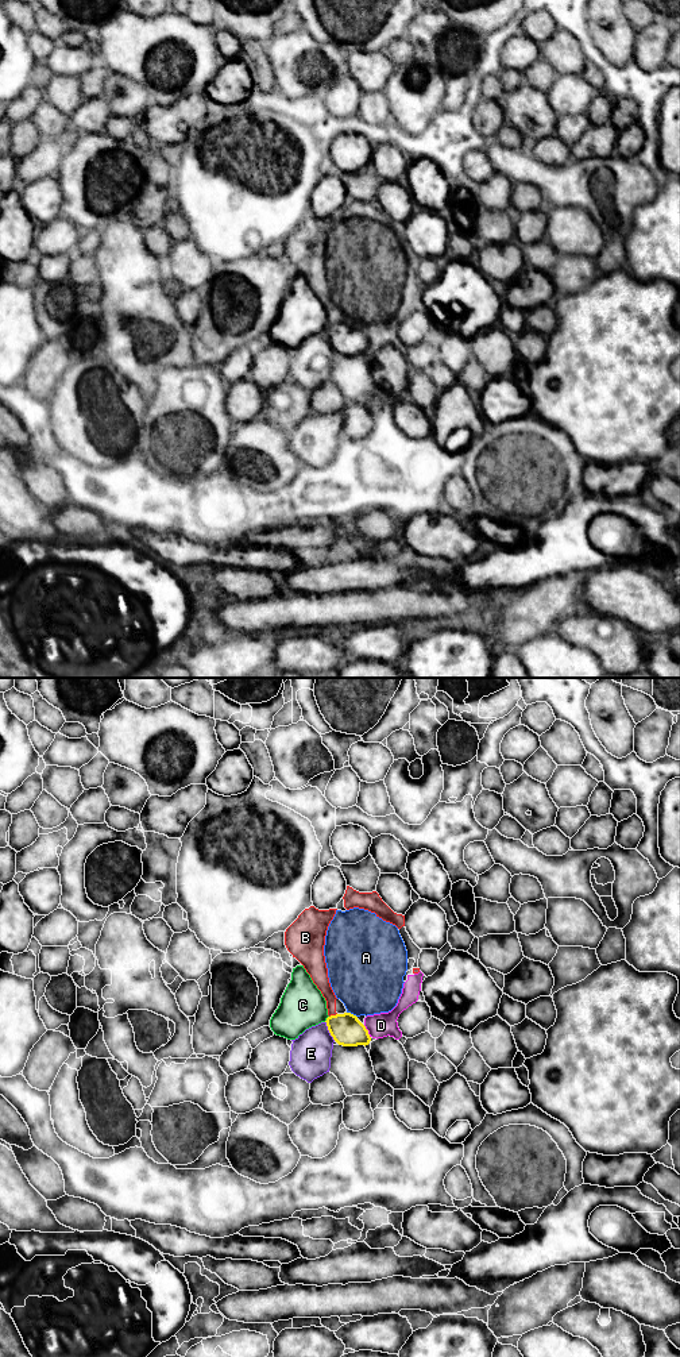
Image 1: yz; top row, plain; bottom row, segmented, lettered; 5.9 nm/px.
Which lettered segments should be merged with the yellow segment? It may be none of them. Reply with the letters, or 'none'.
none

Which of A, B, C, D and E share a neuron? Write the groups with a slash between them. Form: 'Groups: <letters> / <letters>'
Groups: A D / B / C / E

